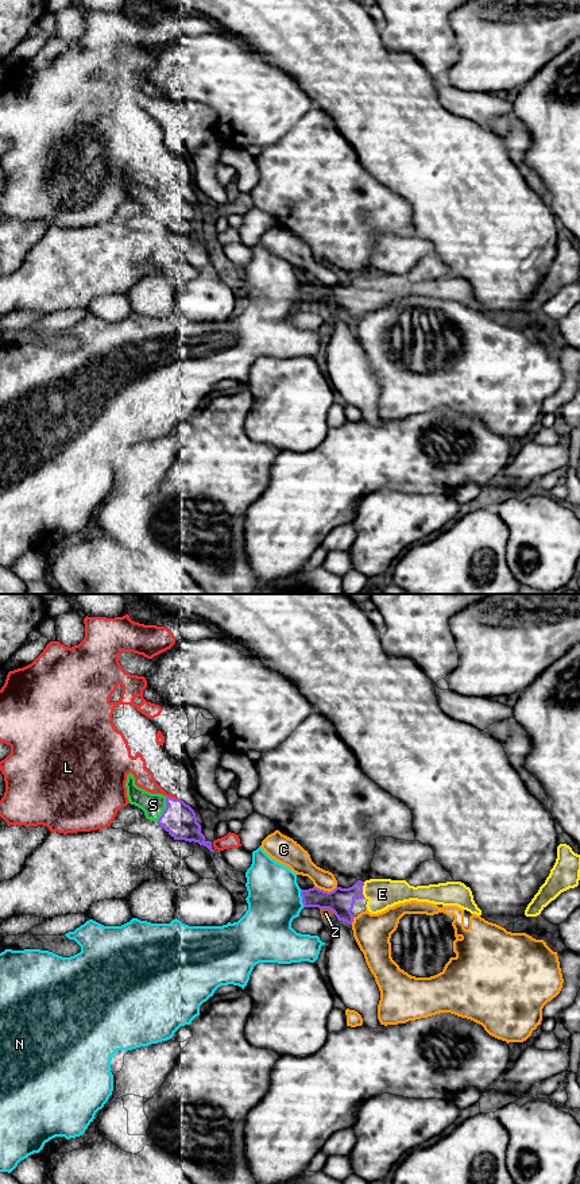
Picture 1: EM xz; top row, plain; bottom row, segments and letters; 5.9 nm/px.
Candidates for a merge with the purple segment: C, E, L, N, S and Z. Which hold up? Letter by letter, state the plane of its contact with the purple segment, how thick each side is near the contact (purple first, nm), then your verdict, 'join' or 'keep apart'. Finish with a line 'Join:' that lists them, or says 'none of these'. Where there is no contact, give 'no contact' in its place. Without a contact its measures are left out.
C: xz | 160/150 nm | keep apart
E: xz | 160/180 nm | join
L: xz | 200/110 nm | keep apart
N: xz | 160/320 nm | keep apart
S: xz | 200/140 nm | join
Z: xz | 160/60 nm | keep apart
Join: E, S

